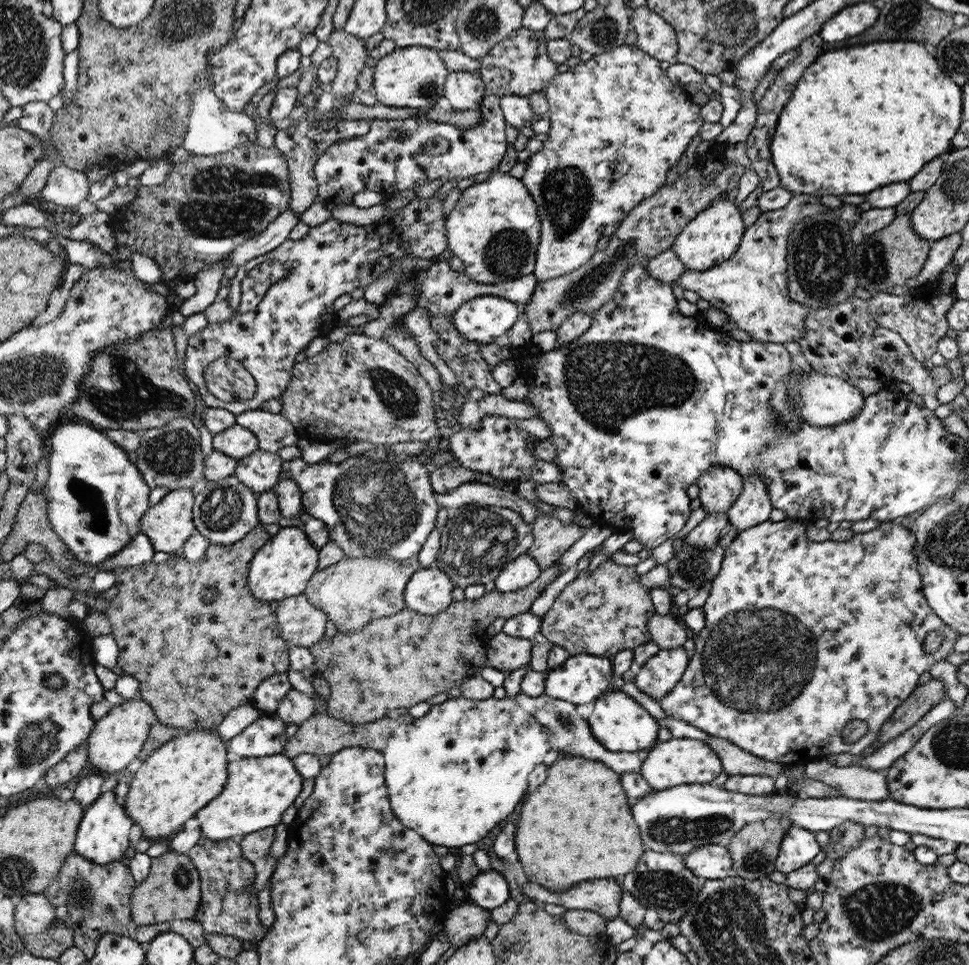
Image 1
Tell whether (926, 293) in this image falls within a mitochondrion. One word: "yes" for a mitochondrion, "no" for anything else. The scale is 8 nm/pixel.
no

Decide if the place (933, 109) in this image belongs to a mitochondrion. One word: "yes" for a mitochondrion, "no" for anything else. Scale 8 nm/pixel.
no

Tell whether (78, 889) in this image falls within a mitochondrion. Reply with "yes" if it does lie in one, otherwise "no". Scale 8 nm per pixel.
yes

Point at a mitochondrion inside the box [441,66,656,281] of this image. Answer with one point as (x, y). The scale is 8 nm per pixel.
(567, 193)

